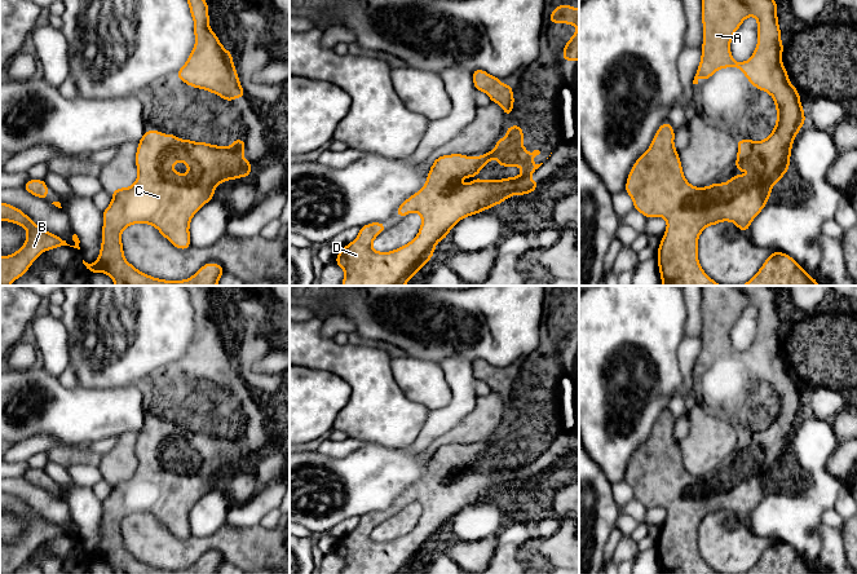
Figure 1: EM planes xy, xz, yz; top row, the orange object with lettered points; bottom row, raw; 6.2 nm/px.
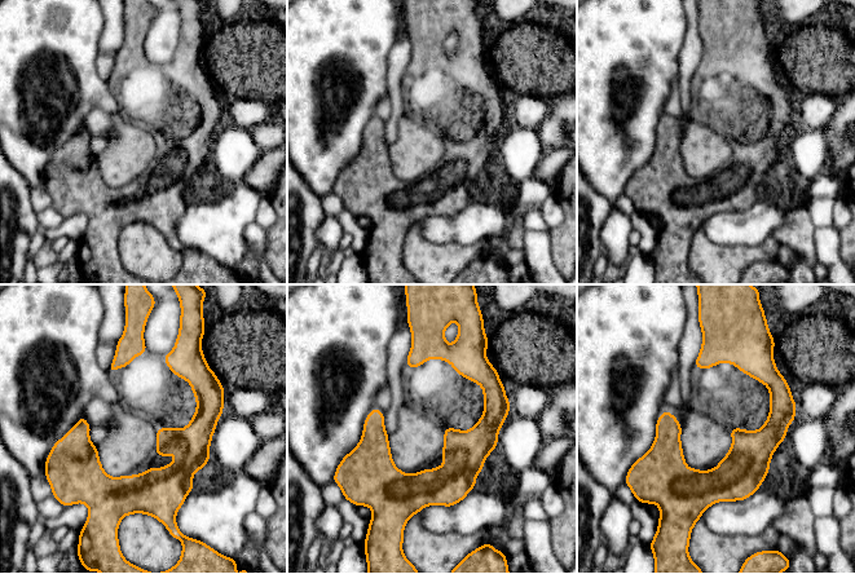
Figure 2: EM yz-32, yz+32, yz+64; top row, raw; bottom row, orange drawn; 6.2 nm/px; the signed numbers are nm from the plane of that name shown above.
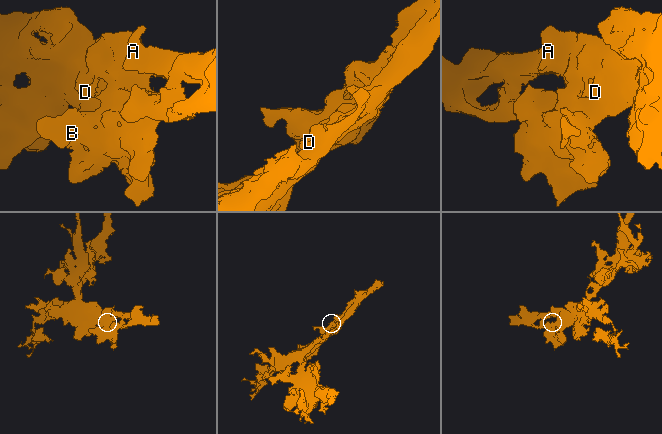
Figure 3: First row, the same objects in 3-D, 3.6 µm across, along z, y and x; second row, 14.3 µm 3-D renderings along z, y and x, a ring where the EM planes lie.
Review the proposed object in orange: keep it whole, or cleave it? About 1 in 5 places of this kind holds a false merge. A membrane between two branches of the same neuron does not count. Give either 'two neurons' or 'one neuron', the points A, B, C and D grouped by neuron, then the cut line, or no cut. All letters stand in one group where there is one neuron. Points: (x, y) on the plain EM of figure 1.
one neuron; groups A B C D; cut none

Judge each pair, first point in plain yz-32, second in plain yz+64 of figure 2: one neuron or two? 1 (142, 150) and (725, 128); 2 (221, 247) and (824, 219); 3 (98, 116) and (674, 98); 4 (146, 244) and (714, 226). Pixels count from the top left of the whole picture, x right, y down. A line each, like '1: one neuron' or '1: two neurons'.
1: two neurons
2: two neurons
3: one neuron
4: two neurons

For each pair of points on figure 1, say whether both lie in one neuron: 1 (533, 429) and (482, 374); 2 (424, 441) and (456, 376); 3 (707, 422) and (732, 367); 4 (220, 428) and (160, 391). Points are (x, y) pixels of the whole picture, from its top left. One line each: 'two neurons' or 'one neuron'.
1: one neuron
2: one neuron
3: two neurons
4: one neuron

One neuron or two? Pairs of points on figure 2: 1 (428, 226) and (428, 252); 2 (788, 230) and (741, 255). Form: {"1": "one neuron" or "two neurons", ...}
{"1": "two neurons", "2": "one neuron"}

